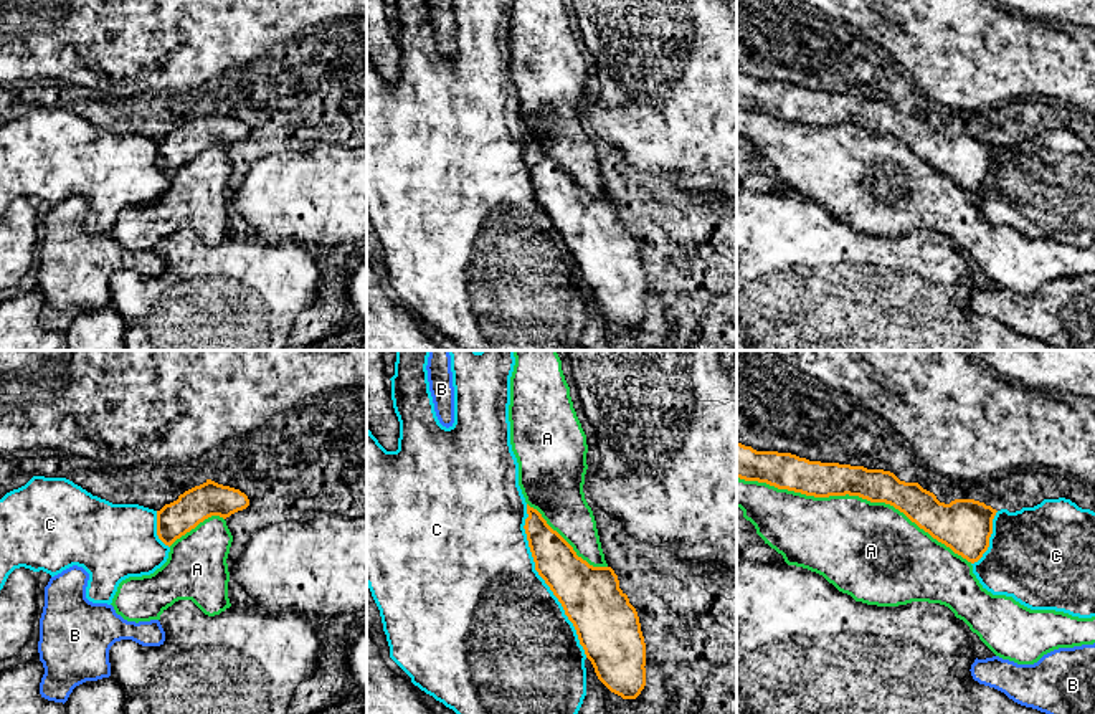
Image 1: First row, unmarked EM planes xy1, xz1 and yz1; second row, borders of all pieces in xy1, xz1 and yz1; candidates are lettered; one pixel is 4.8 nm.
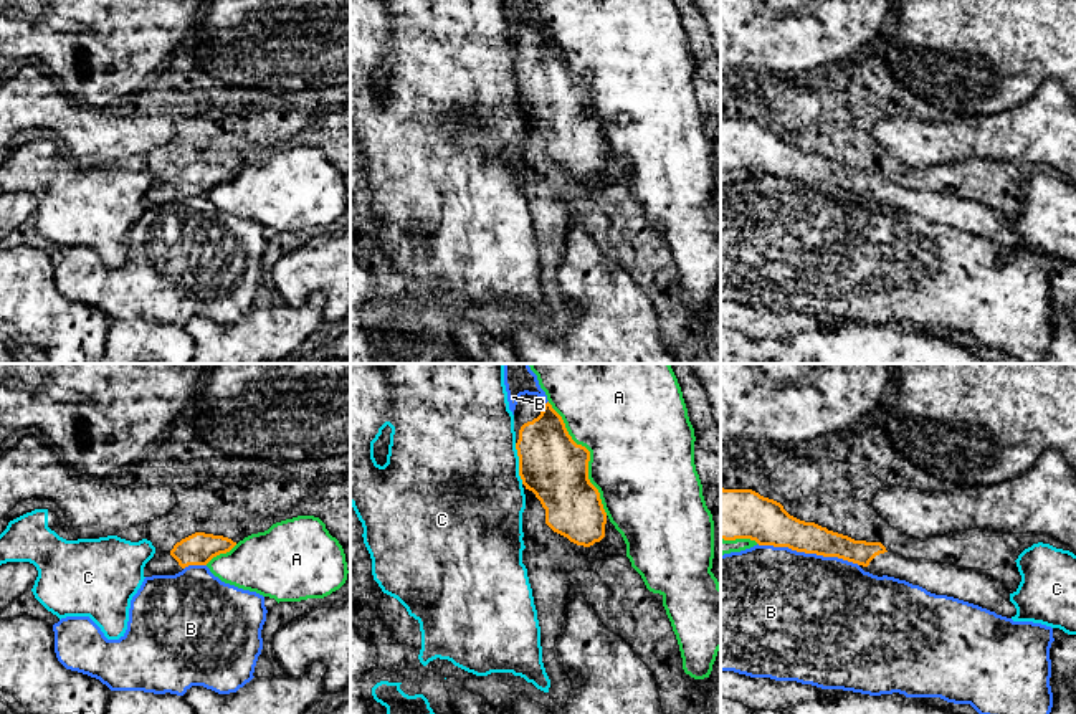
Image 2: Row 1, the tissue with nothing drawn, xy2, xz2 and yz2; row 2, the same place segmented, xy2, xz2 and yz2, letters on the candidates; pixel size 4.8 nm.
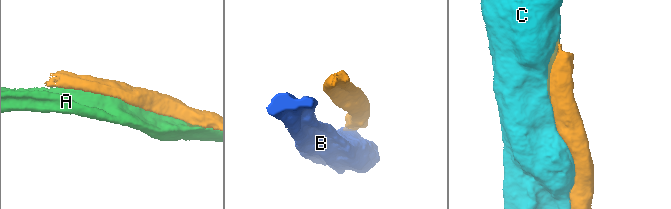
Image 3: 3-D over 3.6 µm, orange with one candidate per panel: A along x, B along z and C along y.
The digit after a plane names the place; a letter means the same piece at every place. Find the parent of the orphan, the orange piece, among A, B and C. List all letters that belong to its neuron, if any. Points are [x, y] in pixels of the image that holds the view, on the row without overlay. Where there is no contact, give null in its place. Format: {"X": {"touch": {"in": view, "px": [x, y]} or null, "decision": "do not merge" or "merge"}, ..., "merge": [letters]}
{"A": {"touch": {"in": "yz1", "px": [854, 124]}, "decision": "do not merge"}, "B": {"touch": {"in": "yz2", "px": [809, 182]}, "decision": "do not merge"}, "C": {"touch": {"in": "xz1", "px": [544, 209]}, "decision": "do not merge"}, "merge": []}

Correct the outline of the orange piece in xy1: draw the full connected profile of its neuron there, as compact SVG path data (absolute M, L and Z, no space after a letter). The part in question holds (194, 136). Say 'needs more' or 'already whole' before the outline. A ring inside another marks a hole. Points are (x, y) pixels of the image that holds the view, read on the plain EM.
already whole | M206 109L157 140L157 165L170 177L205 149L211 145L226 149L248 136L249 129L239 119Z

